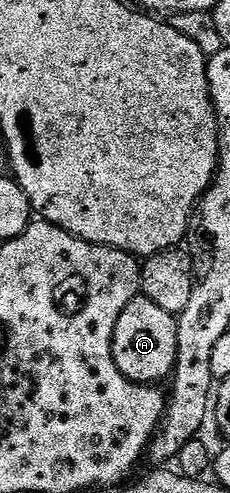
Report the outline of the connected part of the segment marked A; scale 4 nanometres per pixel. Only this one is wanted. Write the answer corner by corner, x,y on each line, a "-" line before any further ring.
138,294
129,301
116,323
111,349
112,357
124,377
143,385
161,384
161,379
165,375
167,378
178,362
178,320
160,309
156,301

